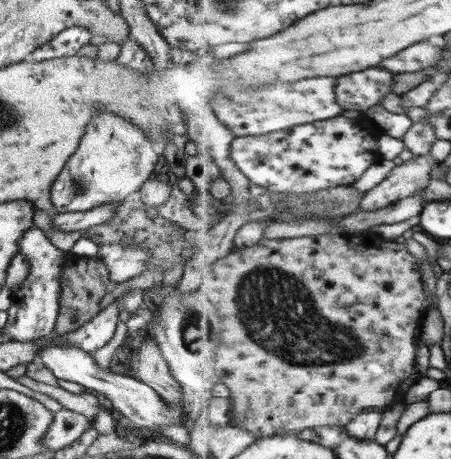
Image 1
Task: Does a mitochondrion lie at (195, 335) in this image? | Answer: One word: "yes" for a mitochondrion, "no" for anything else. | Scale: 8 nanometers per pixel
yes

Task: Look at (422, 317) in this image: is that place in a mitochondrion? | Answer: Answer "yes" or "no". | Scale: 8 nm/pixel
no

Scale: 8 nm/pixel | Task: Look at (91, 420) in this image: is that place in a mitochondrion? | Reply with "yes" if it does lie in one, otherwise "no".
no

